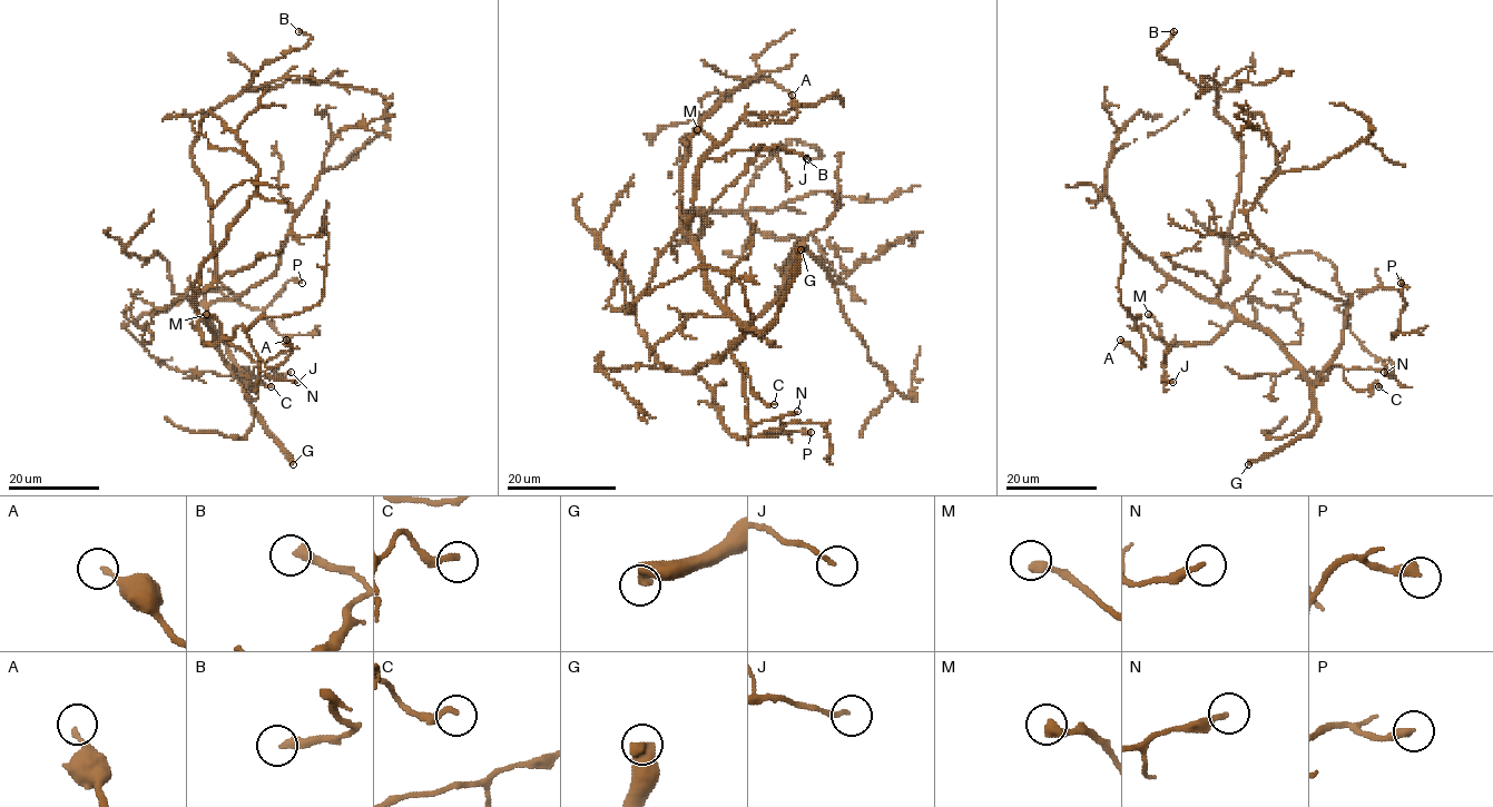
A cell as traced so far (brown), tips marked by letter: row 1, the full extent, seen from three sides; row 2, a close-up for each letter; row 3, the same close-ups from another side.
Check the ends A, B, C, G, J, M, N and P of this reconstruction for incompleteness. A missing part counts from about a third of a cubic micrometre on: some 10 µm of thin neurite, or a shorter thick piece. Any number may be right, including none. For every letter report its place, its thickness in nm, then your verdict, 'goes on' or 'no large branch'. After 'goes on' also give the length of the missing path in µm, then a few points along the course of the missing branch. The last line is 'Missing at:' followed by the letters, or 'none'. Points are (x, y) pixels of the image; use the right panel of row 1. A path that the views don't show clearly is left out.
A: place (1120, 340); calibre 160 nm; no large branch
B: place (1174, 31); calibre 360 nm; no large branch
C: place (1378, 386); calibre 240 nm; no large branch
G: place (1248, 464); calibre 600 nm; goes on; missing 100 µm
J: place (1172, 382); calibre 150 nm; no large branch
M: place (1148, 314); calibre 340 nm; no large branch
N: place (1384, 372); calibre 220 nm; no large branch
P: place (1401, 283); calibre 320 nm; no large branch
Missing at: G

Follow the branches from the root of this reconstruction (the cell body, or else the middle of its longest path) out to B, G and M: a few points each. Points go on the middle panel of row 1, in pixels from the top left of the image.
B: (727, 311), (683, 214), (707, 223), (680, 243), (697, 213), (739, 210), (794, 140), (822, 155), (807, 159)
G: (727, 311), (743, 327), (764, 331), (774, 318), (795, 277), (801, 249)
M: (727, 311), (706, 279), (704, 262), (687, 227), (698, 161), (716, 144), (697, 129)

